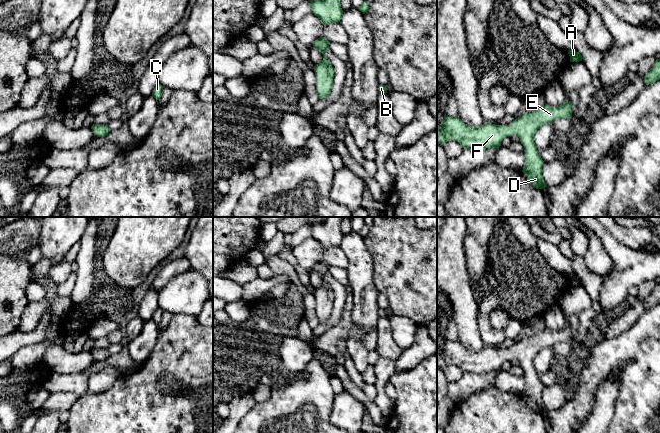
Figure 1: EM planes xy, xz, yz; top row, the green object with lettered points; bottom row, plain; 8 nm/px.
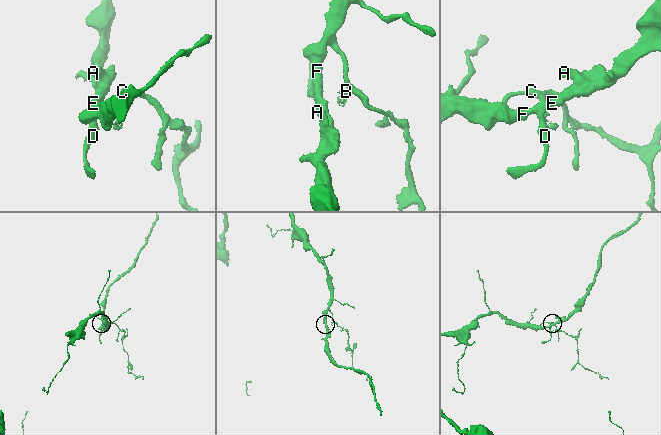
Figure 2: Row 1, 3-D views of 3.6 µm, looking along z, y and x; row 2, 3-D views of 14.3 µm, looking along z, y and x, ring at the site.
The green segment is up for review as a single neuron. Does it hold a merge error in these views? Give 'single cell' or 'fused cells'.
single cell

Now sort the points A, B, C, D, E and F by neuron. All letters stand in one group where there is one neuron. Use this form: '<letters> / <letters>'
A B C D E F

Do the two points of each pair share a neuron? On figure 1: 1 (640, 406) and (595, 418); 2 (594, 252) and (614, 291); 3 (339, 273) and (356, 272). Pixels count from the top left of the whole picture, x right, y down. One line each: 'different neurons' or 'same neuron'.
1: different neurons
2: different neurons
3: different neurons

